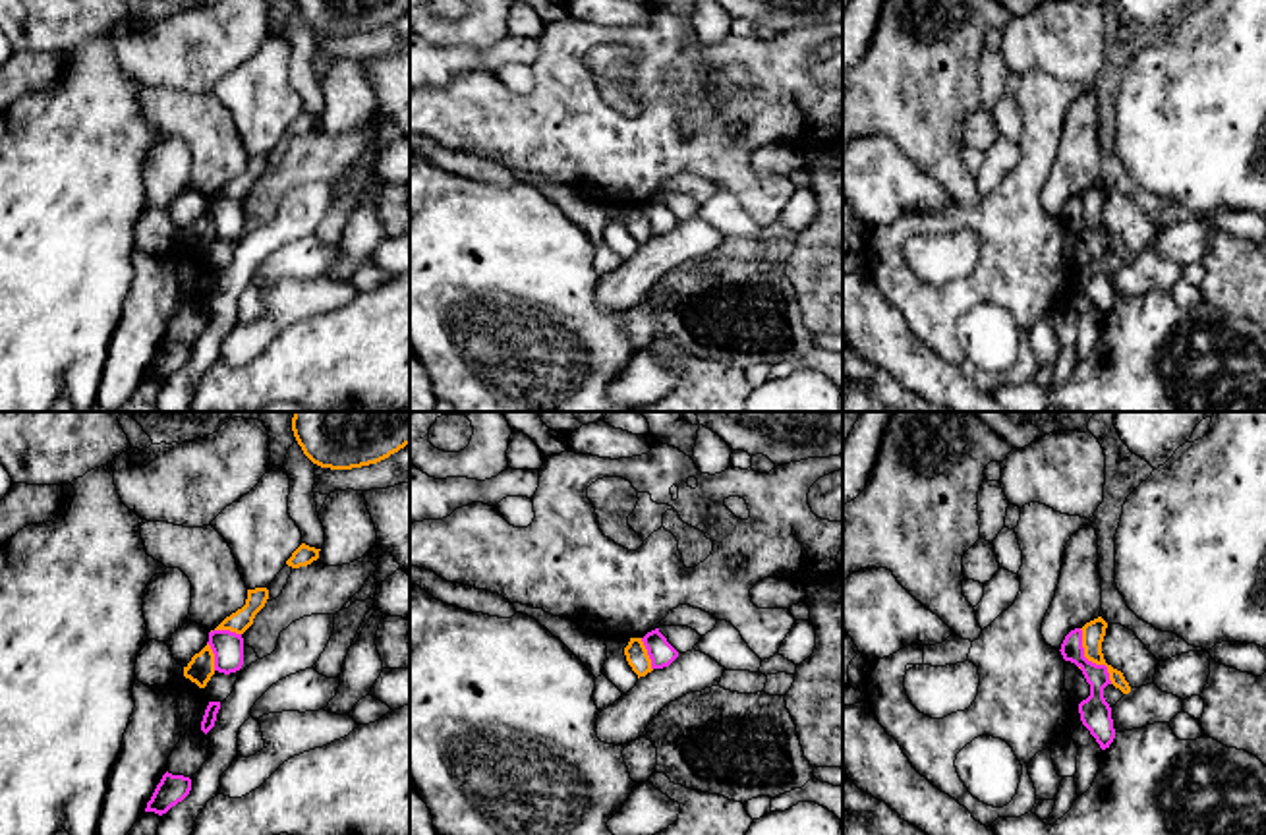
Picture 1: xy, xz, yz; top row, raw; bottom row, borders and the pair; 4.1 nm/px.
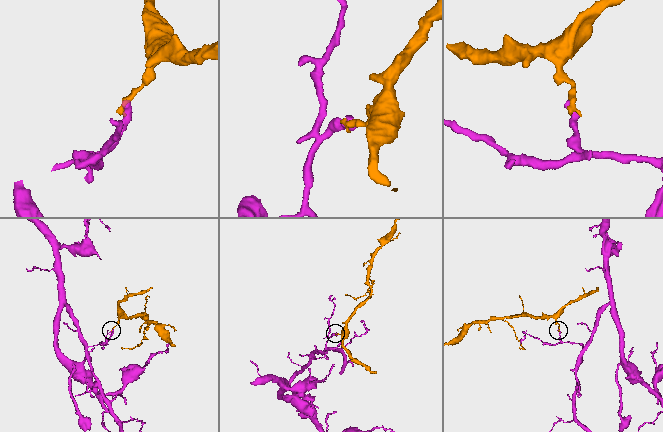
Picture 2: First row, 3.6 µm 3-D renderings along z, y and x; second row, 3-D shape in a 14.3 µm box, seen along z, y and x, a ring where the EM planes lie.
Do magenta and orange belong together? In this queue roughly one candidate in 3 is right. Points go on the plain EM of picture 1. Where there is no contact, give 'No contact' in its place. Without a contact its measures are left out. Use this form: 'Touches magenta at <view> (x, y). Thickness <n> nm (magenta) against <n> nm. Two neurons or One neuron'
Touches magenta at yz (1091, 229). Thickness 130 nm (magenta) against 100 nm. Two neurons

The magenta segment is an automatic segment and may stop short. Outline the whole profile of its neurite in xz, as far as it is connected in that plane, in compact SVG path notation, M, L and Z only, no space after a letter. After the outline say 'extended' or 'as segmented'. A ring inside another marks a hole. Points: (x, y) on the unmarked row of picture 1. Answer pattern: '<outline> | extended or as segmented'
M659 195L647 199L642 209L651 226L651 236L669 234L678 224L678 218L667 209Z | as segmented

